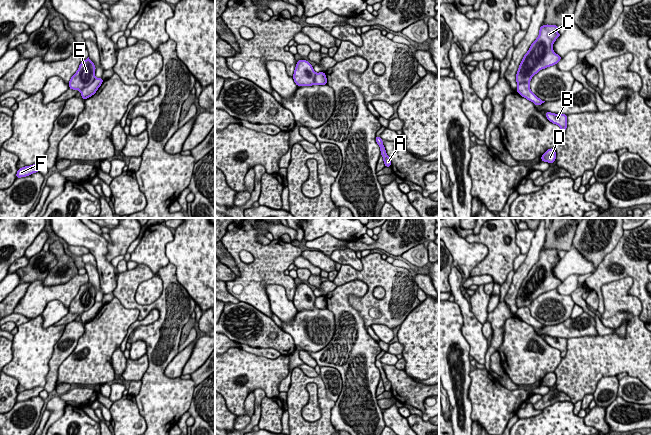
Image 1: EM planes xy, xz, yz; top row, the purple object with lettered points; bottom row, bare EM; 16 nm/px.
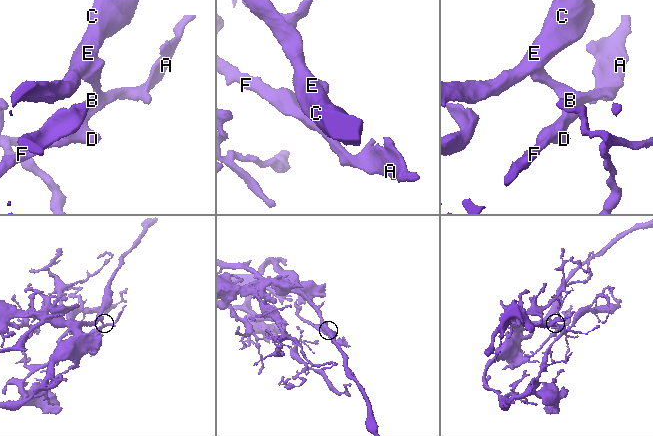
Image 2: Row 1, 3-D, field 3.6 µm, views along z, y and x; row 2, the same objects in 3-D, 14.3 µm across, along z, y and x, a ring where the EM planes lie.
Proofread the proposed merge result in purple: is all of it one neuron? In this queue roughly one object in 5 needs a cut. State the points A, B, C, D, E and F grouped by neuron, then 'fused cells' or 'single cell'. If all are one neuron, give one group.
A B C D E F; single cell

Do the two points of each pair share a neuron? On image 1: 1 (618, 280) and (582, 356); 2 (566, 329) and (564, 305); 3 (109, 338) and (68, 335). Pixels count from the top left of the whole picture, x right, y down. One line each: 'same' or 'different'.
1: same
2: different
3: different

